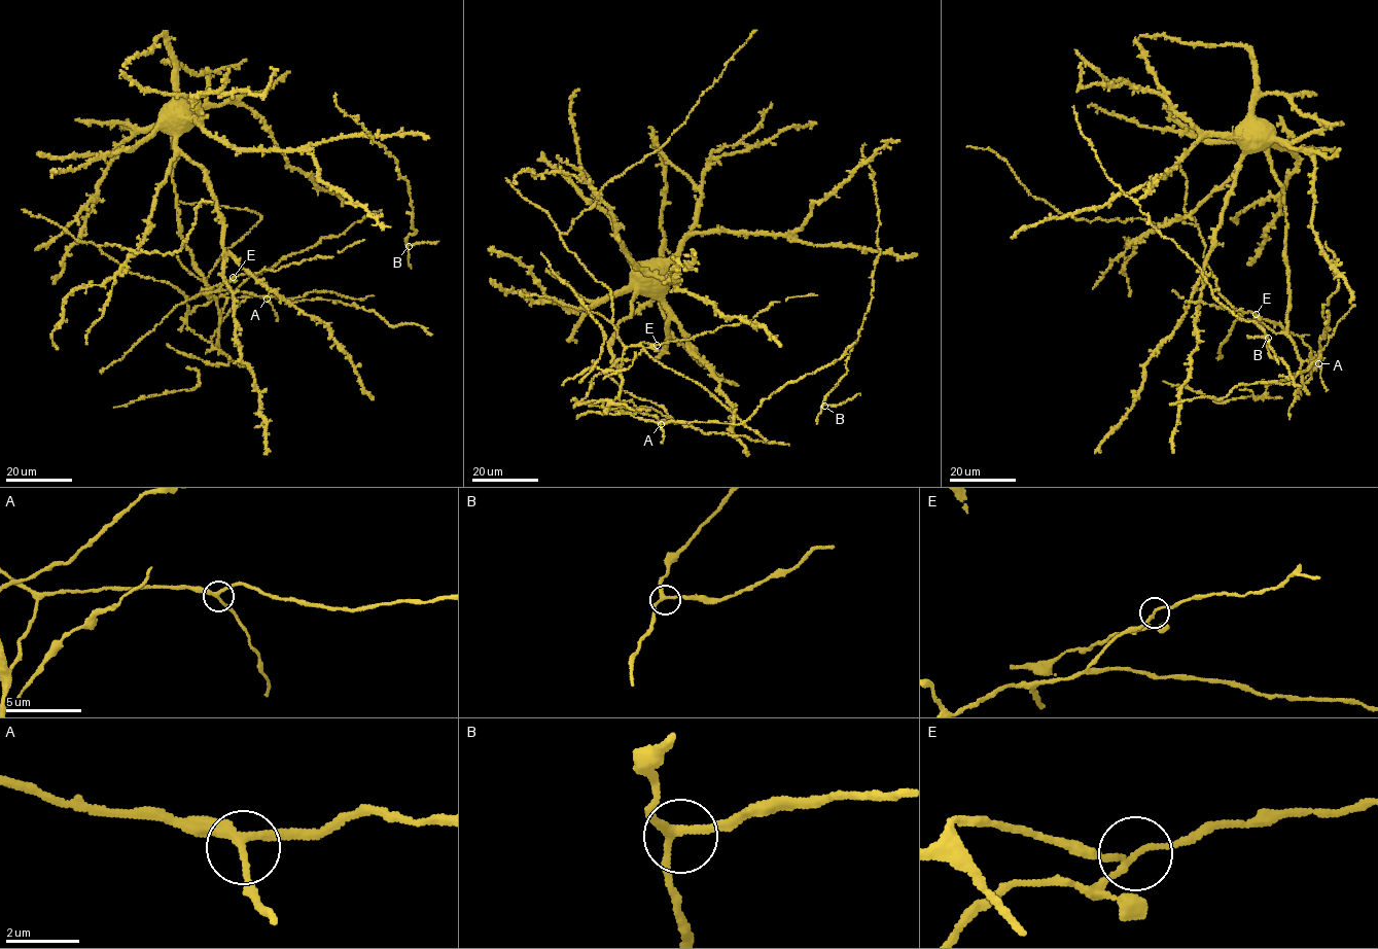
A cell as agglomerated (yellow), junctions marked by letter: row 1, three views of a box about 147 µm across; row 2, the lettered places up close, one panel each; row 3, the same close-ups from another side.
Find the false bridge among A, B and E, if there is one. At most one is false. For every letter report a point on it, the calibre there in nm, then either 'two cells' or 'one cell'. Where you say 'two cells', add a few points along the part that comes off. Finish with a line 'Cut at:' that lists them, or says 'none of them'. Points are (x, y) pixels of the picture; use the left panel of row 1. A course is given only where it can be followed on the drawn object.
A: place (267, 299); calibre 220 nm; one cell
B: place (409, 246); calibre 200 nm; one cell
E: place (233, 277); calibre 140 nm; two cells; course (233, 277), (187, 300), (187, 315), (287, 255), (314, 246), (322, 238), (339, 236), (382, 209)
Cut at: E

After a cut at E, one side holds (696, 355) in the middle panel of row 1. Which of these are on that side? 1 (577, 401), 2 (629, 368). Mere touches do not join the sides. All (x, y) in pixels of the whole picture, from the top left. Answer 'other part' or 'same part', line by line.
1: other part
2: other part

